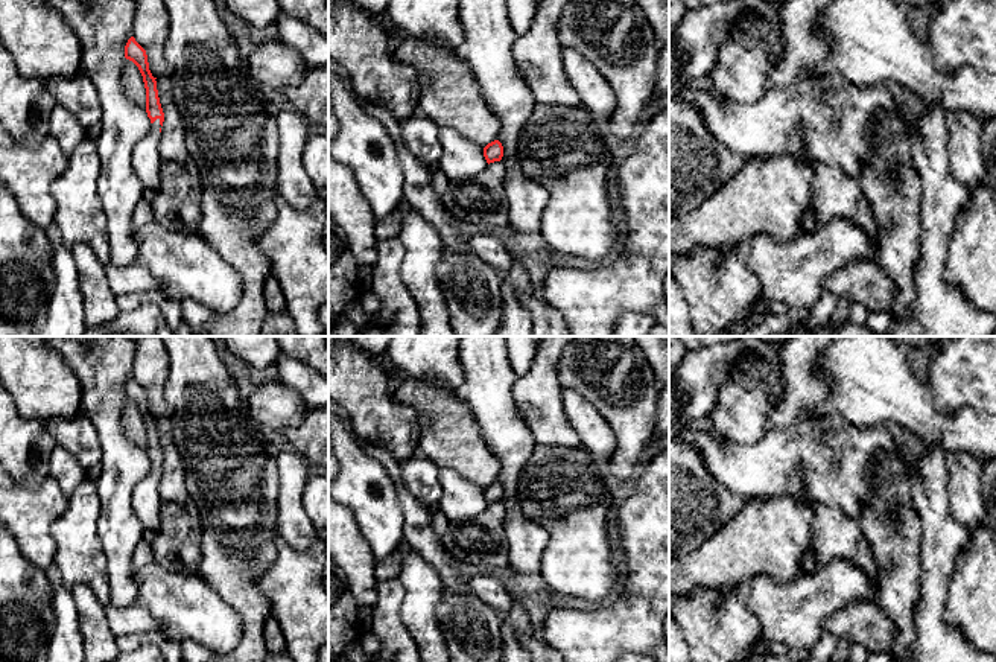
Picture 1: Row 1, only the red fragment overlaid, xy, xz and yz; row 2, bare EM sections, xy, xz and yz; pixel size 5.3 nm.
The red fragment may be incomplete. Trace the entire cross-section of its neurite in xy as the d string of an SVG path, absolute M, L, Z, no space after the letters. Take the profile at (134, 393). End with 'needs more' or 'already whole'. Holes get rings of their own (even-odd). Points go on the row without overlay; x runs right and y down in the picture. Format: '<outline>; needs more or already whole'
M131 377L125 387L125 399L132 402L143 417L146 454L152 464L147 476L132 492L132 508L144 530L158 531L161 528L161 508L164 507L158 492L164 454L158 438L157 419L154 419L149 411L146 391L134 377Z; needs more

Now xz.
M494 481L491 484L488 484L484 489L484 498L487 501L487 504L494 504L494 502L500 502L503 498L503 487L499 481Z; already whole

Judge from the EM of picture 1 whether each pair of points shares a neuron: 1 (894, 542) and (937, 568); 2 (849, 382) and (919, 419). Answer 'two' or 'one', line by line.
1: two
2: one

